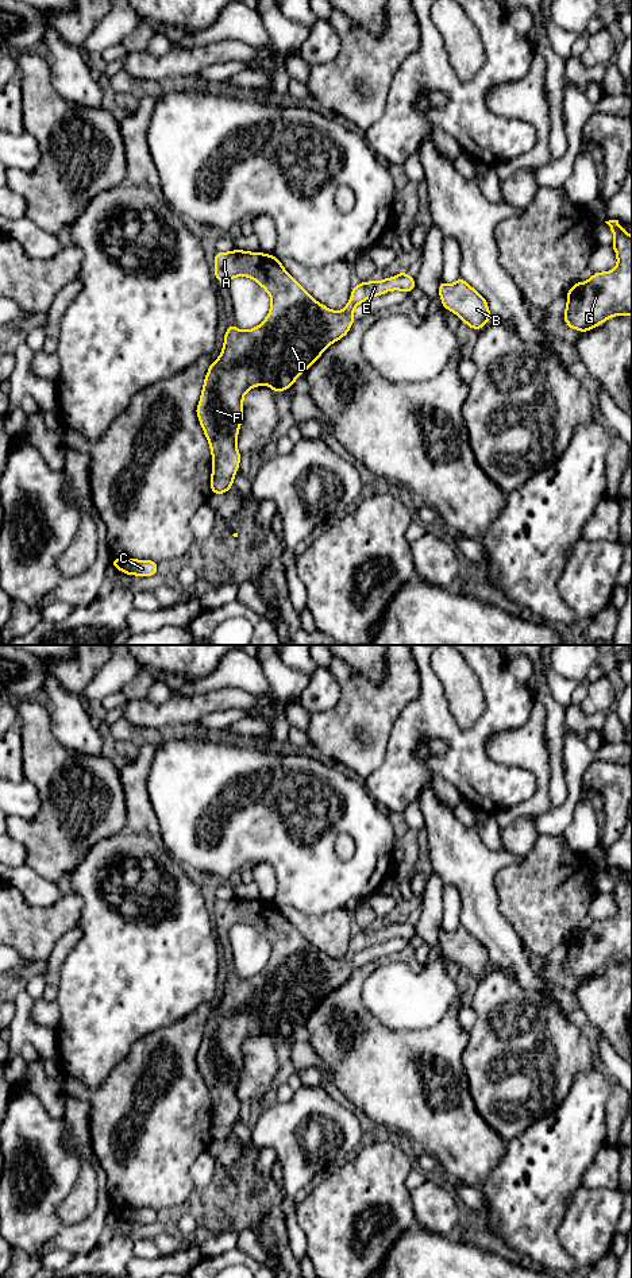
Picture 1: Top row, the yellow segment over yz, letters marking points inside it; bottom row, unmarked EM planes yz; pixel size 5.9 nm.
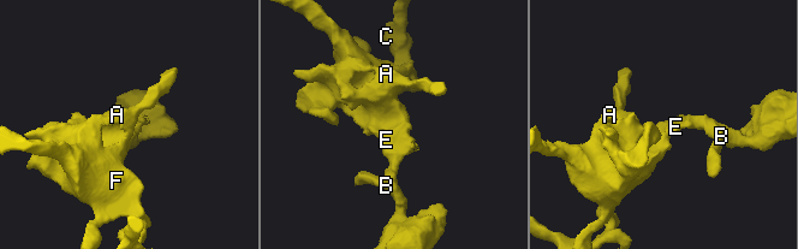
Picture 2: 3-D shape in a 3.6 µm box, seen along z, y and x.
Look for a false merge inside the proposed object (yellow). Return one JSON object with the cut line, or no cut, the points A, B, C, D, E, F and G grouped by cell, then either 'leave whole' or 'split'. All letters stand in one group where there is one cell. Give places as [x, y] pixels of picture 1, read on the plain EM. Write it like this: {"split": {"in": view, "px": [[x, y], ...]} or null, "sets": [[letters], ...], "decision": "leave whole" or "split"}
{"split": null, "sets": [["A", "B", "C", "D", "E", "F", "G"]], "decision": "leave whole"}

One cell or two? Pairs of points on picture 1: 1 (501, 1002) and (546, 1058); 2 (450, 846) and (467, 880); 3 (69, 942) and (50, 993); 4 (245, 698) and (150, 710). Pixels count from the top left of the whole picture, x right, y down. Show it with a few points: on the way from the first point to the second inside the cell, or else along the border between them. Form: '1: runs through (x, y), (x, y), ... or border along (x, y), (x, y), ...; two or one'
1: runs through (507, 1015), (532, 1045); one
2: runs through (458, 854), (467, 865), (467, 872); one
3: runs through (58, 954), (54, 961), (51, 981); one
4: runs through (222, 699), (200, 703), (189, 710), (173, 710); one

